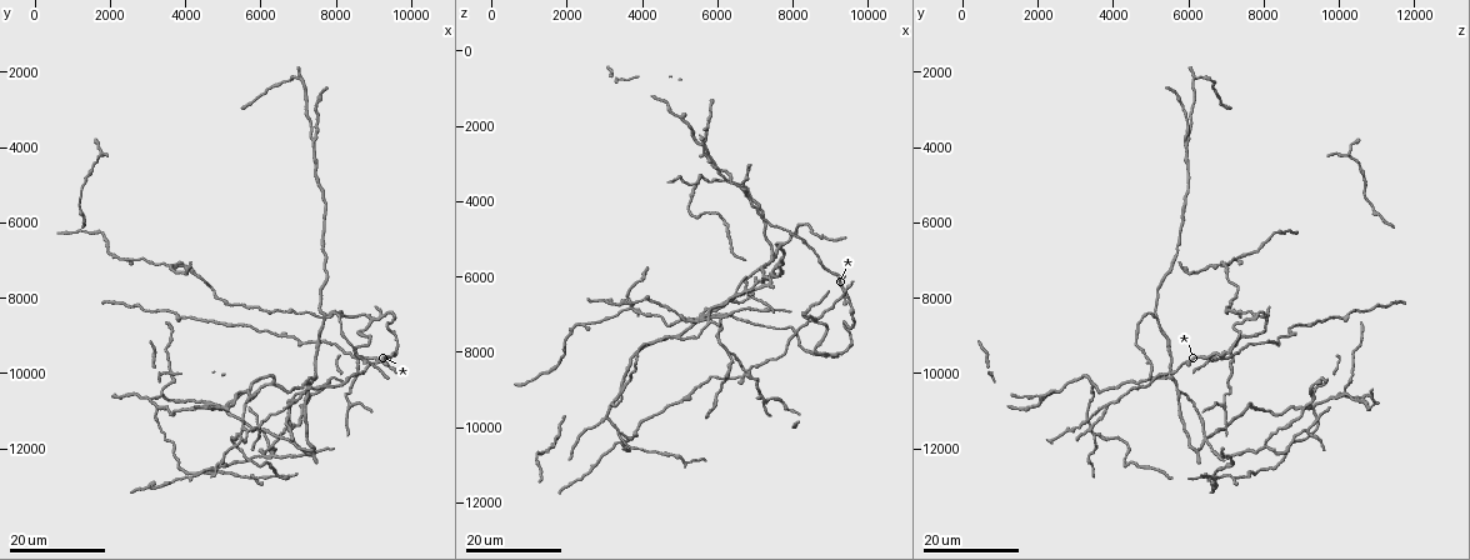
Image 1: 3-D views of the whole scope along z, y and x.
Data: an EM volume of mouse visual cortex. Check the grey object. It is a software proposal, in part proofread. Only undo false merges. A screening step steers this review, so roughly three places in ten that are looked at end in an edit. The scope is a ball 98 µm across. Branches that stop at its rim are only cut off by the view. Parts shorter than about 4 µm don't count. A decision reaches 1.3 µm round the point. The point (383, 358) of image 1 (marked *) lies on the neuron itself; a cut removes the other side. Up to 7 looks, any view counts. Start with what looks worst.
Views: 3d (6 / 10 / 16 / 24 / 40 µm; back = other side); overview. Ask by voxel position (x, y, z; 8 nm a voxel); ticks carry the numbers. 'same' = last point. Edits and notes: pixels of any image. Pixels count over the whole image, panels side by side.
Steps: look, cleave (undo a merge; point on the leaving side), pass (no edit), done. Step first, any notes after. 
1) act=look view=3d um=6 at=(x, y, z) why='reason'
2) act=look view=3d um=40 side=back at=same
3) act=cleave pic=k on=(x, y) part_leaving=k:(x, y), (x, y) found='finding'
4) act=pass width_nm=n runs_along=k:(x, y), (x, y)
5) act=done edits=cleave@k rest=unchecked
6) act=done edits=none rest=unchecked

act=look view=3d um=24 at=(7200, 10450, 4450)

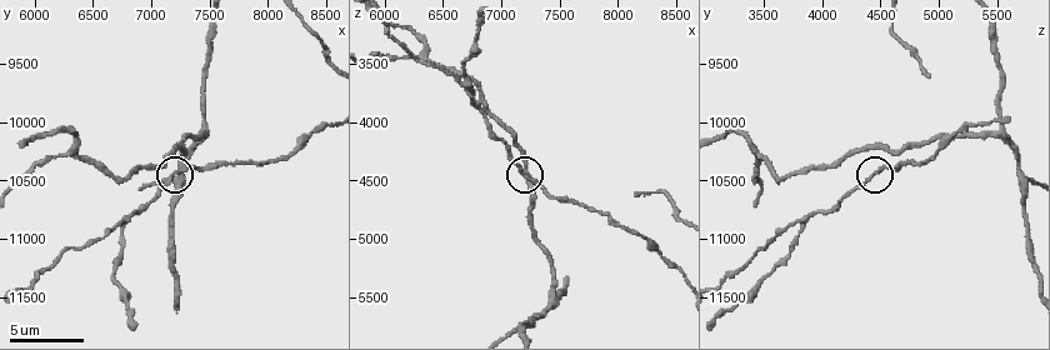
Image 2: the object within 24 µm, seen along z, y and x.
act=look view=3d um=6 at=(7280, 10400, 4520) why='zoom in'

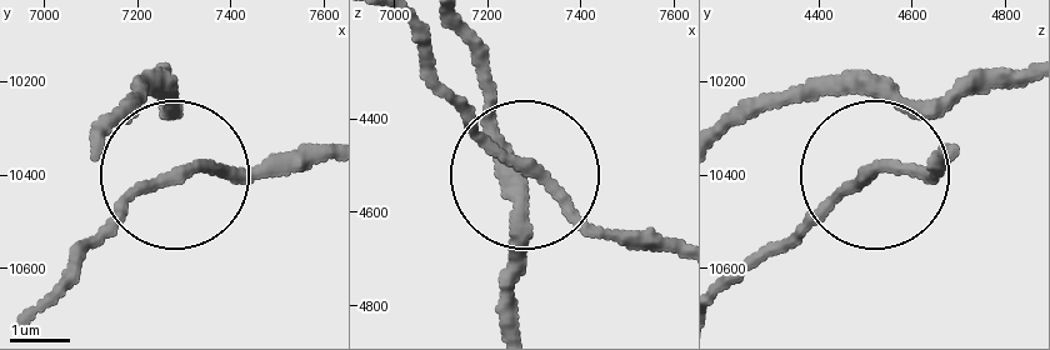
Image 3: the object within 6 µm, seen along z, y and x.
act=pass arms=4 runs_along=3:(670, 253), (580, 223), (436, 94) found='one neuron here'

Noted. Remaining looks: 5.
act=look view=3d um=16 at=(7750, 8500, 5150) why='side arm on a straight run'

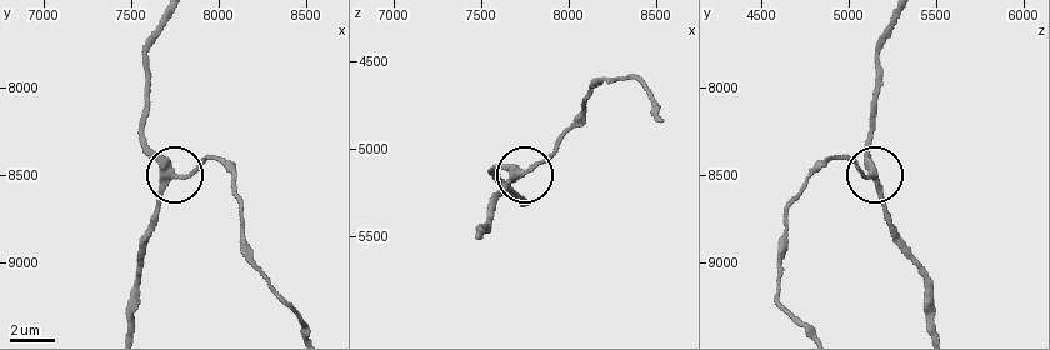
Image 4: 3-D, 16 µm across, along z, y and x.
act=look view=3d um=6 at=(7780, 8500, 5120)

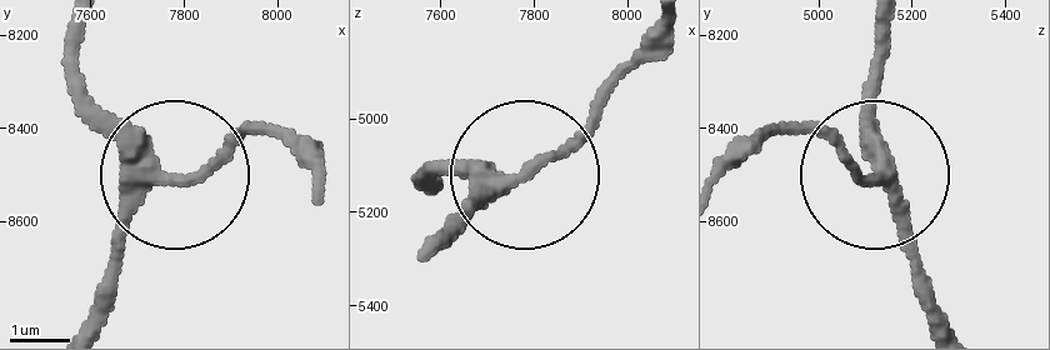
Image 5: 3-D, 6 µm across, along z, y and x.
act=pass side_arm_um=24 runs_along=5:(81, 319), (131, 215), (261, 125) found='all the same neuron'

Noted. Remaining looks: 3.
act=look view=3d um=24 at=(3200, 10950, 9300) why='three arms meet'

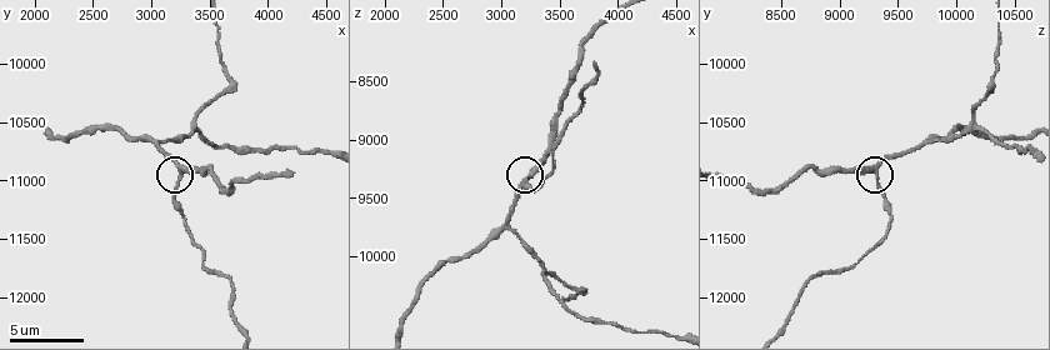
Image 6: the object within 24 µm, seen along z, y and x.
act=look view=3d um=6 at=(3240, 10920, 9320)

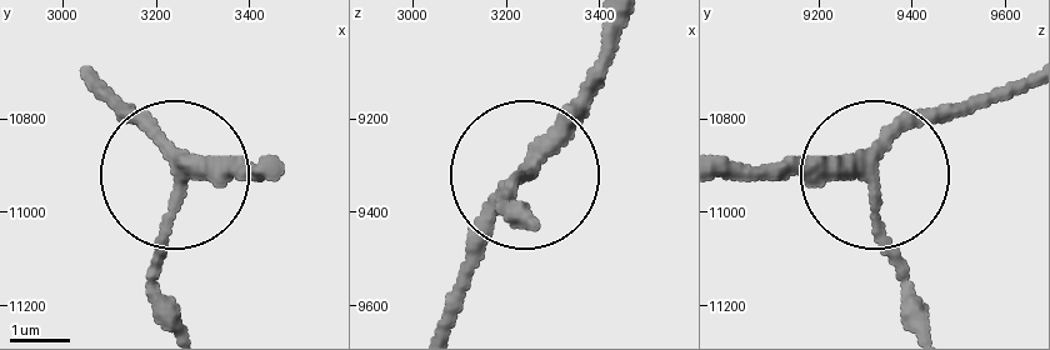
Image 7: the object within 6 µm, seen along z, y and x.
act=look view=3d um=6 side=back at=(3255, 10905, 9310) why='from behind'

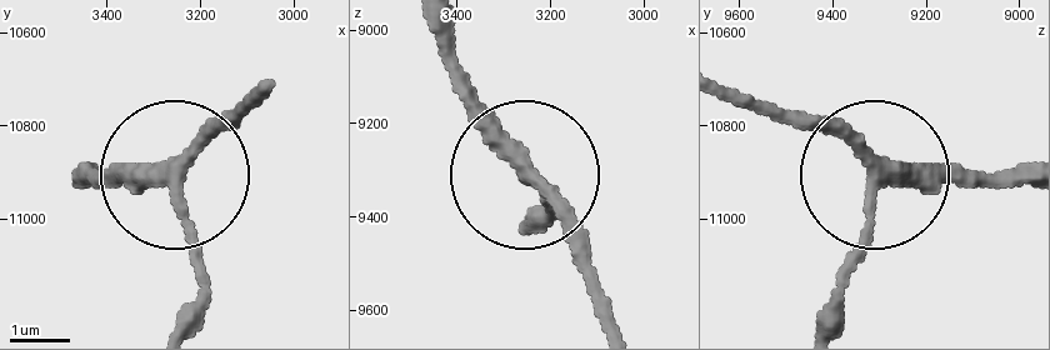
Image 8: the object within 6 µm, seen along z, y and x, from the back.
act=pass runs_along=8:(431, 34), (601, 298) found='all the same neuron'

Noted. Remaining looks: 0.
act=done edits=none rest=unchecked

